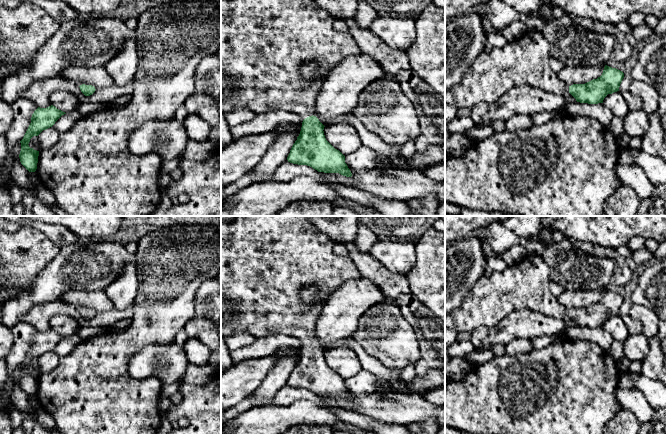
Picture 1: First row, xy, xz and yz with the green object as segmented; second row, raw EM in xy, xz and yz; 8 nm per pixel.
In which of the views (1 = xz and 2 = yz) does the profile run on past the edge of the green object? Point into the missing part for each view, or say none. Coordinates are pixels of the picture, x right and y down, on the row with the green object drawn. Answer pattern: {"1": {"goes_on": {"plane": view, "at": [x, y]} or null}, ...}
{"1": {"goes_on": {"plane": "xz", "at": [264, 43]}}, "2": {"goes_on": {"plane": "yz", "at": [525, 61]}}}

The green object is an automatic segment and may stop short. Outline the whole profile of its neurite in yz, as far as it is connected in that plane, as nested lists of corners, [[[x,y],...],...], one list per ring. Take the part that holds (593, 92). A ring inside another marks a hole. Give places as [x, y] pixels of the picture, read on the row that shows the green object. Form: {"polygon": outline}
{"polygon": [[[528,31],[520,38],[508,41],[502,48],[493,48],[489,53],[482,52],[469,65],[460,83],[445,90],[445,103],[457,109],[472,109],[480,102],[488,105],[496,102],[503,94],[516,86],[529,85],[554,94],[566,96],[570,93],[577,102],[603,103],[608,94],[619,91],[624,73],[605,65],[603,73],[597,79],[585,84],[568,86],[561,81],[550,67],[550,44],[541,31]]]}

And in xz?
{"polygon": [[[221,0],[221,113],[246,108],[255,114],[269,110],[284,110],[300,115],[304,120],[297,140],[287,157],[288,162],[307,165],[324,173],[339,173],[351,177],[345,156],[325,138],[324,125],[314,116],[315,101],[331,70],[346,57],[357,56],[361,51],[349,32],[333,28],[331,14],[316,6],[312,0]],[[315,61],[319,78],[306,81],[301,74],[305,62]]]}

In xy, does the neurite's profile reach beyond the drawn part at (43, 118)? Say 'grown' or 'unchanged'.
unchanged

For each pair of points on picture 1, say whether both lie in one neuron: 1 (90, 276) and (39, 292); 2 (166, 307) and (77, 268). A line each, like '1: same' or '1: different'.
1: same
2: different

